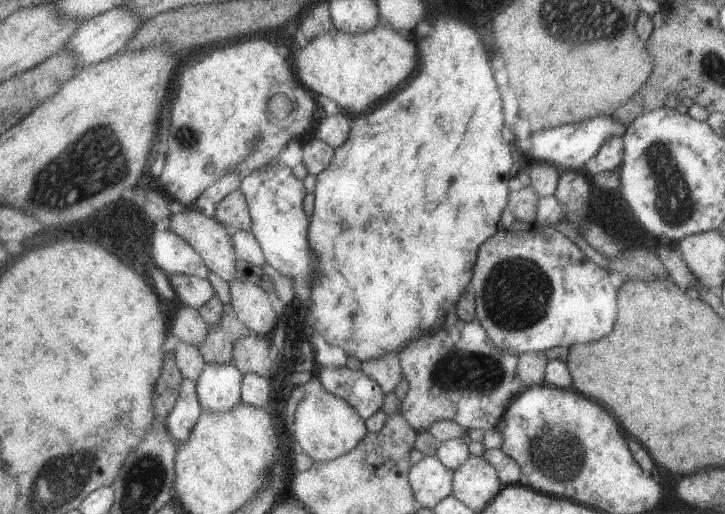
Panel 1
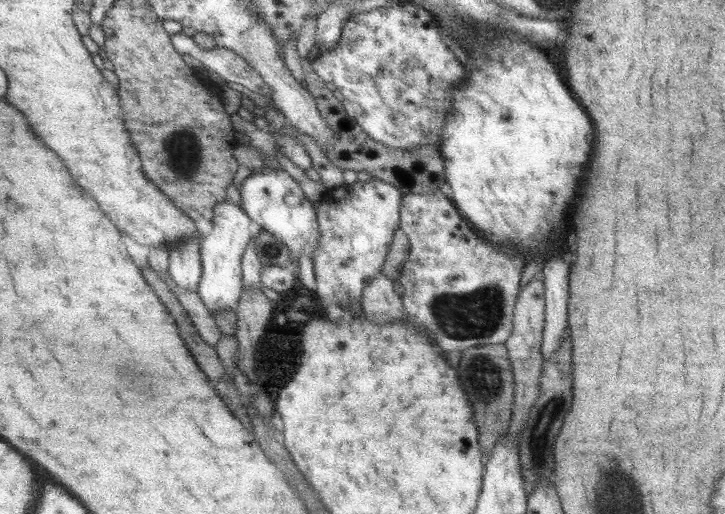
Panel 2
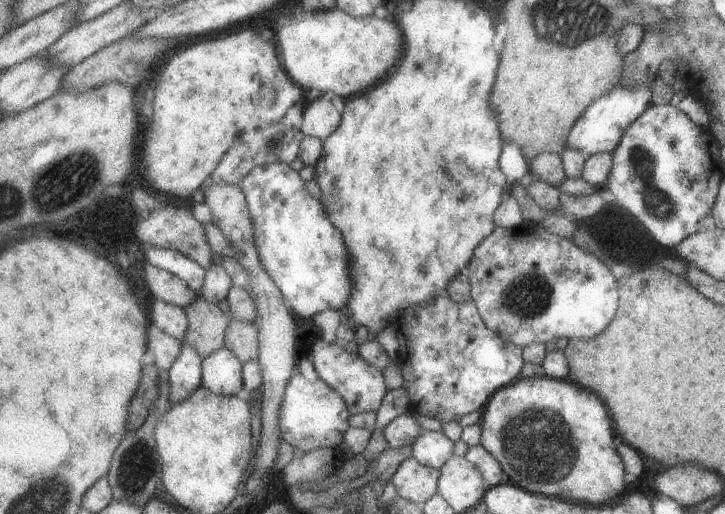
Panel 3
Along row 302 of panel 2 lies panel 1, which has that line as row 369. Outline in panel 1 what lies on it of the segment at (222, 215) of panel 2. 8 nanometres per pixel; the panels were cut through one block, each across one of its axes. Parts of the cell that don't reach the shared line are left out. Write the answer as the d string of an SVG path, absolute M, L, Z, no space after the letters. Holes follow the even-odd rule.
M207 363L197 382L199 400L205 411L227 412L242 402L244 374L233 363L212 365Z

